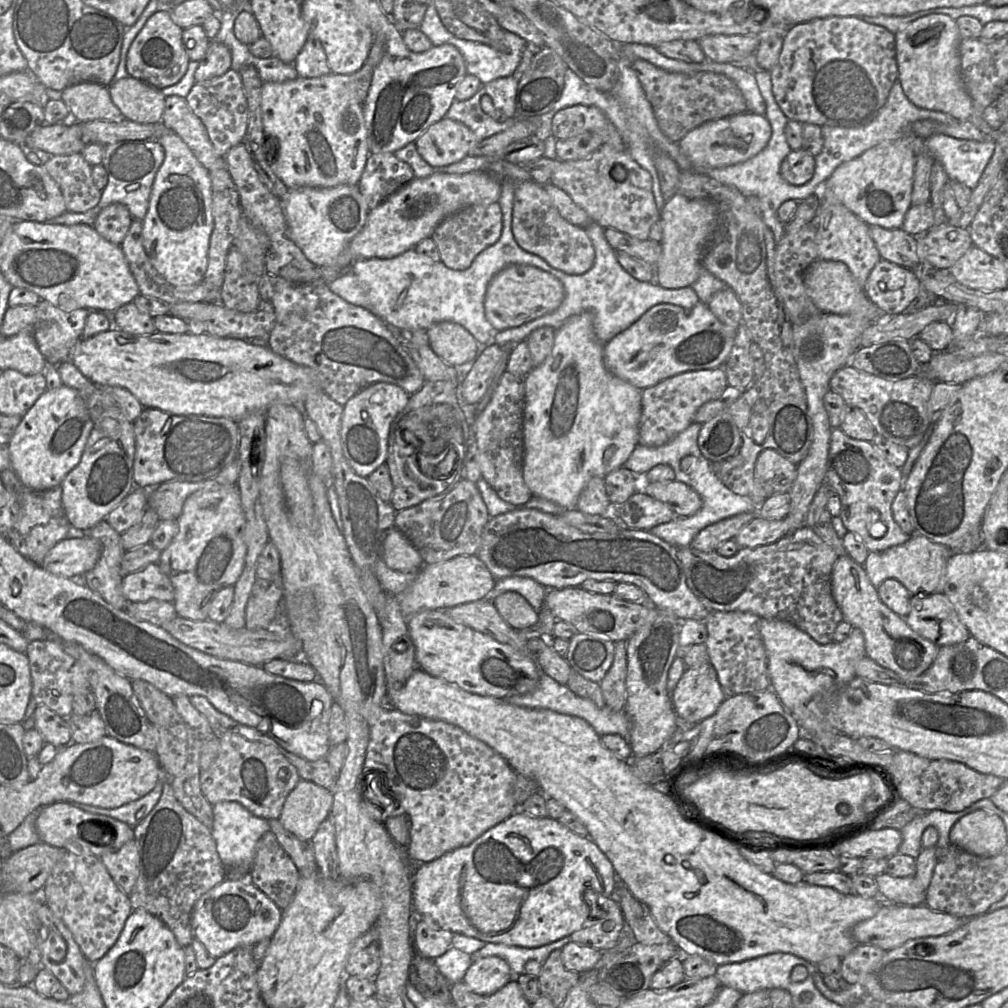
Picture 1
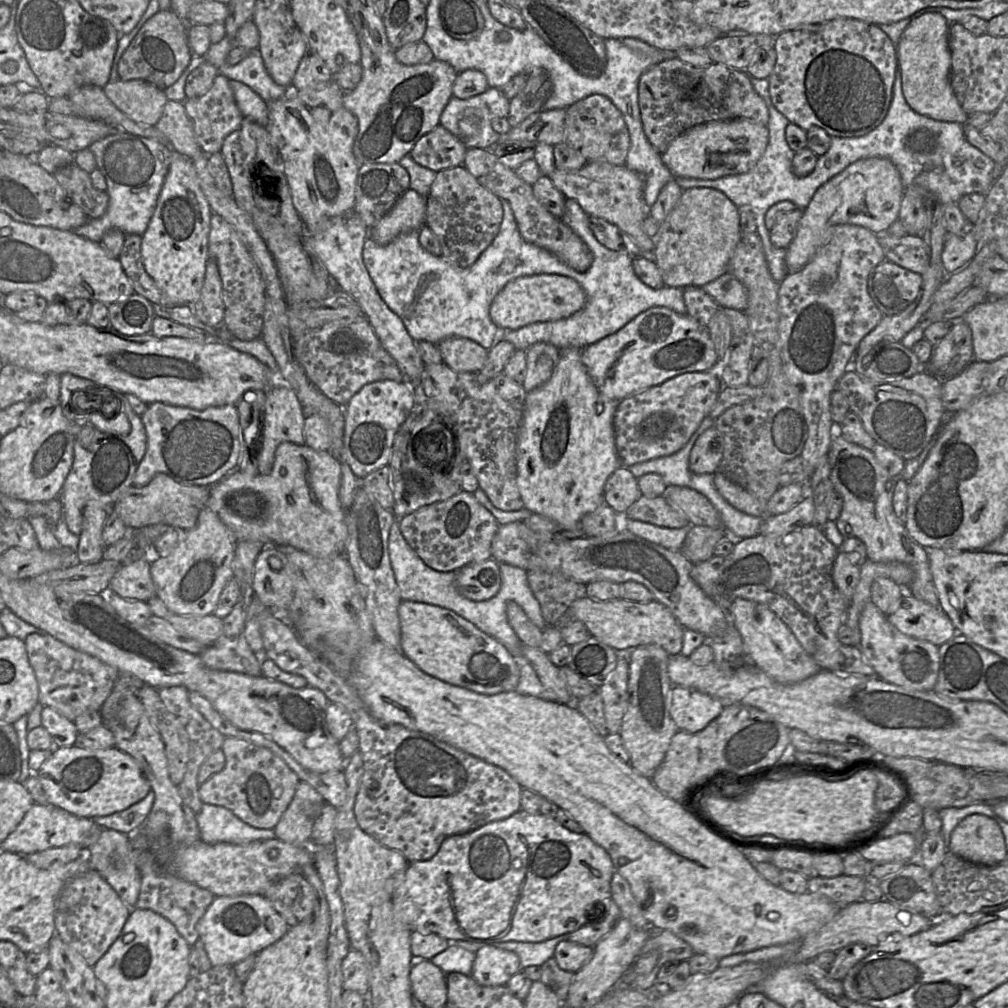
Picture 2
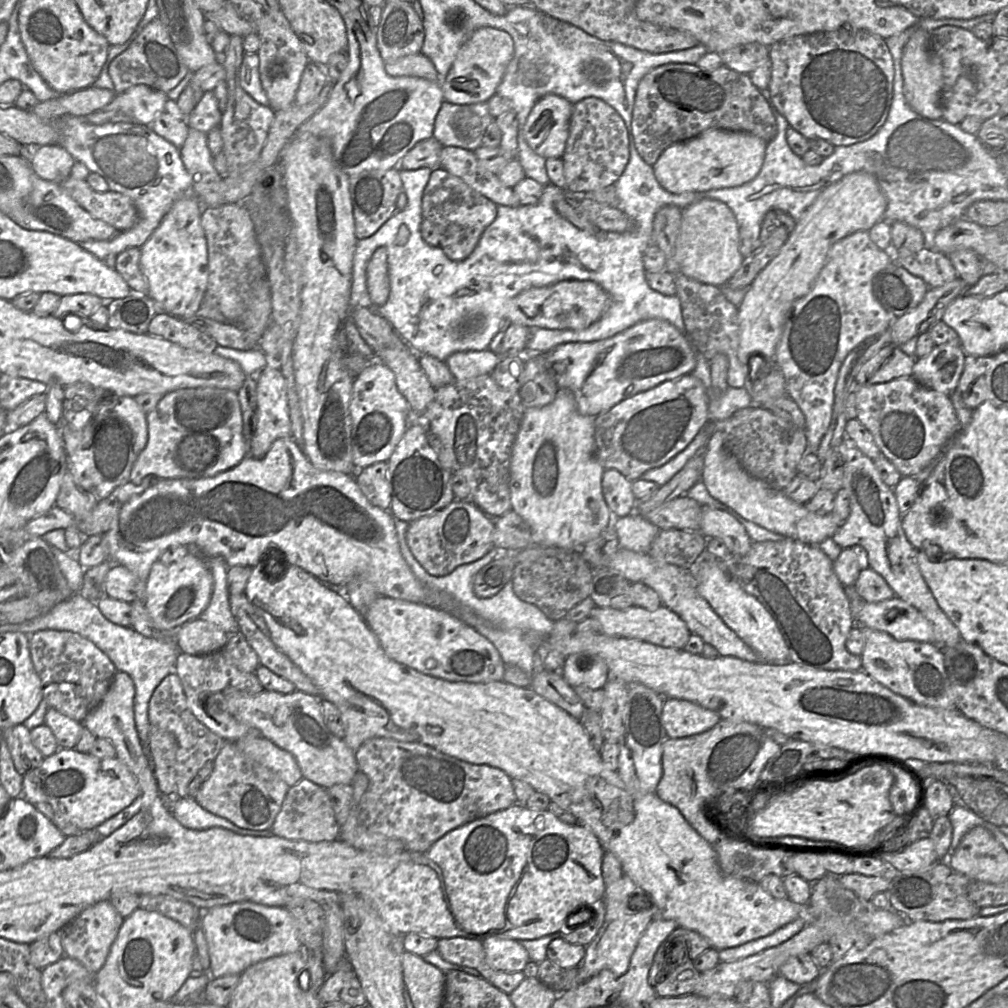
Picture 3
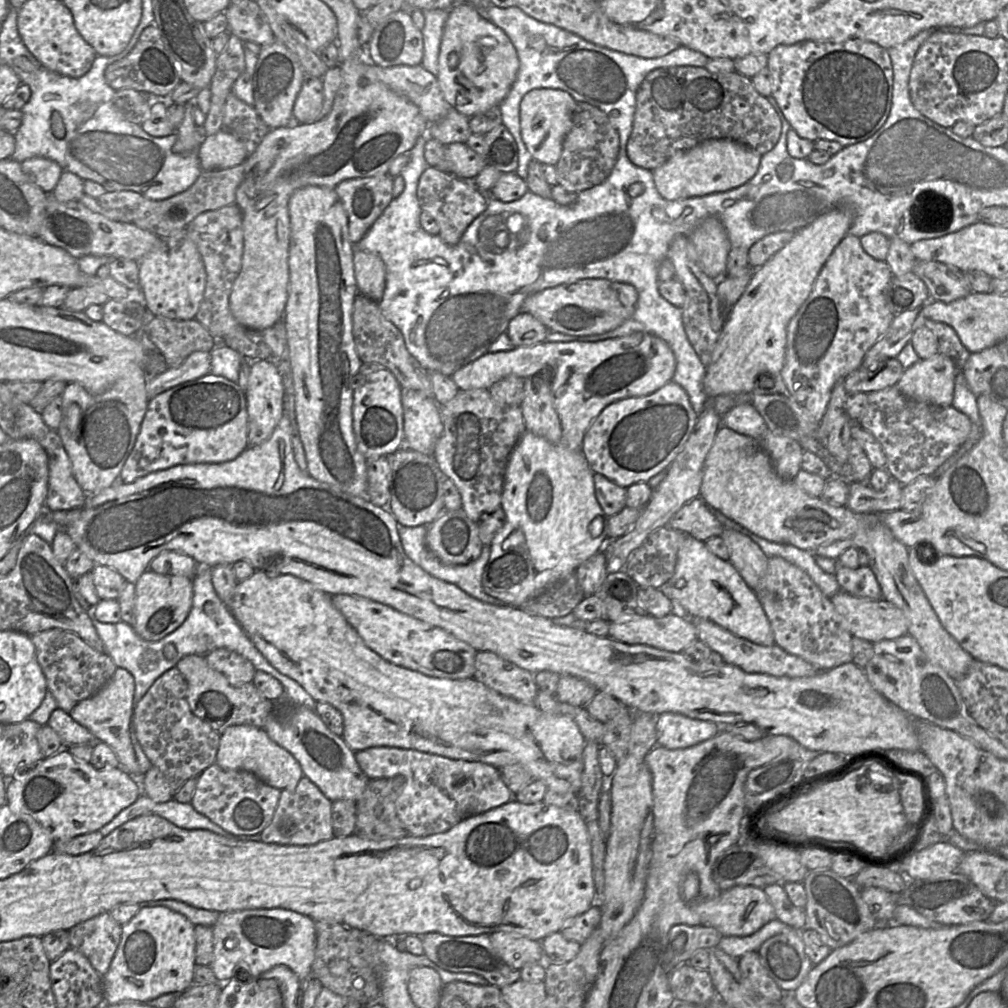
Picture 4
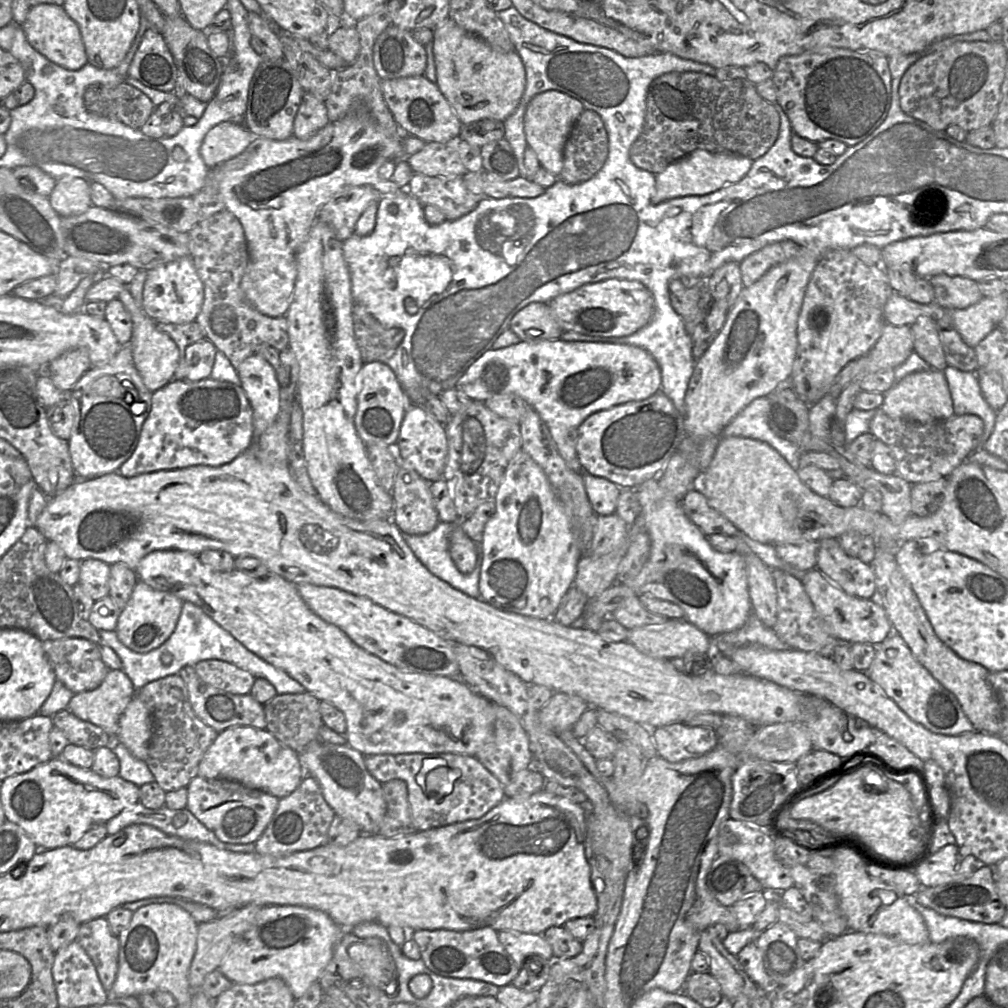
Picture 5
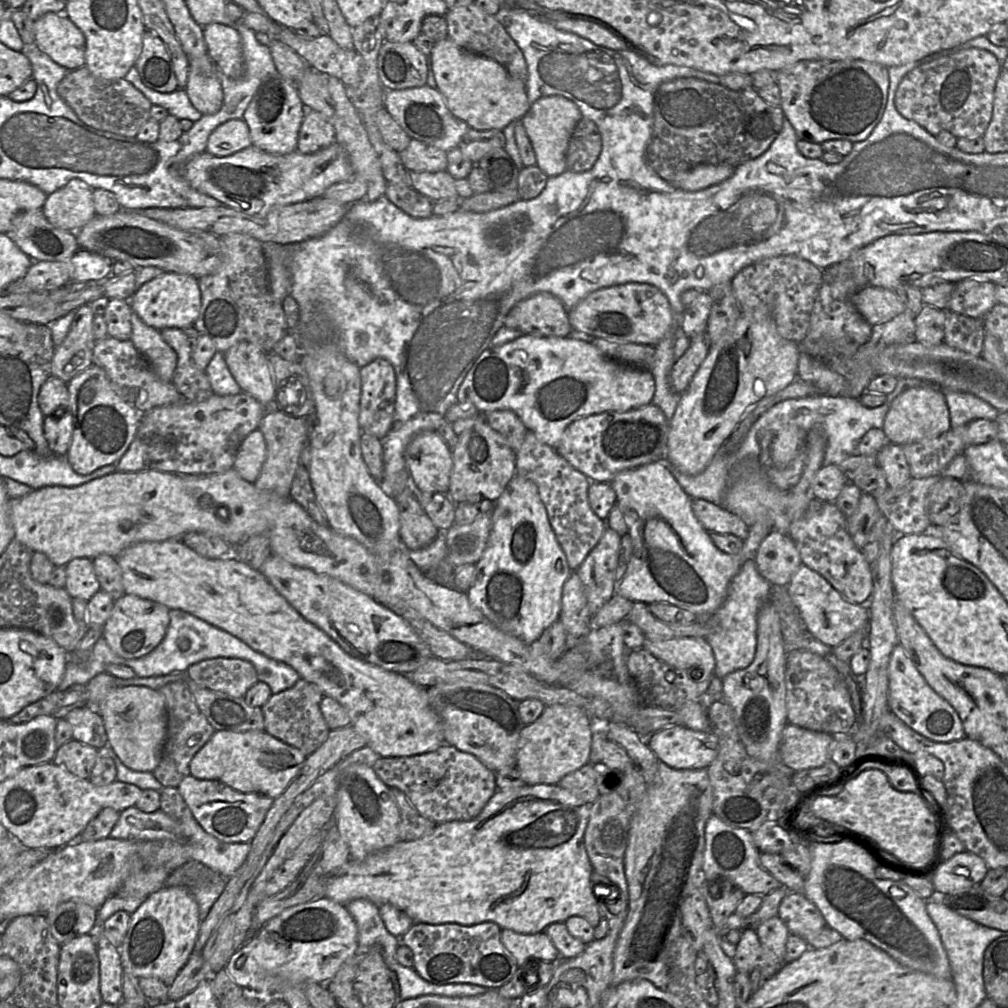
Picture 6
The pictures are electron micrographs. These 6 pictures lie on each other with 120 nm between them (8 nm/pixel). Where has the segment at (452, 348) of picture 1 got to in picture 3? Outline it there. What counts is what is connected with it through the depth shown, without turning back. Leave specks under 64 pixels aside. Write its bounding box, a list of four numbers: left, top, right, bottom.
[445,349,500,380]

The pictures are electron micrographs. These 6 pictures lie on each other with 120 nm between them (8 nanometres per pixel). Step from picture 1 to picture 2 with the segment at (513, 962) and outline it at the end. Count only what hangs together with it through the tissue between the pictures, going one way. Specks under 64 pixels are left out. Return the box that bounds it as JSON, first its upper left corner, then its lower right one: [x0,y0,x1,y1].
[492,934,568,971]

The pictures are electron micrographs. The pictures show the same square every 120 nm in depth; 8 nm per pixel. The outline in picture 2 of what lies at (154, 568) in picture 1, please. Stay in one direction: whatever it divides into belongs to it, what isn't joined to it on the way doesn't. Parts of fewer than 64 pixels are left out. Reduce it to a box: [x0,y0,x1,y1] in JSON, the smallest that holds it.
[109,559,157,601]

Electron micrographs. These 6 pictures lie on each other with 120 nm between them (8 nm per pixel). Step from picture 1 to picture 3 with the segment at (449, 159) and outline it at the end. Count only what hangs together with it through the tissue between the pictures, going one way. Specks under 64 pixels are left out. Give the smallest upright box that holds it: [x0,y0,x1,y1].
[398,136,443,170]

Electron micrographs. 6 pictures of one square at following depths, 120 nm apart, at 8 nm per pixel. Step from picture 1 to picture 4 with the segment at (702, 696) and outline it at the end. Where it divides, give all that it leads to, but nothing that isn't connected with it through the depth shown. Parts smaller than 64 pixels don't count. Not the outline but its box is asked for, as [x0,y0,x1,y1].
[655,713,719,749]

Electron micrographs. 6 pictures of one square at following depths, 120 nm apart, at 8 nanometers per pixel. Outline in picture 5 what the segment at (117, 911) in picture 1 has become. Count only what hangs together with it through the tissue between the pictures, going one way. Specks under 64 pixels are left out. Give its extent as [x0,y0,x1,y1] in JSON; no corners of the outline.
[76,917,119,993]

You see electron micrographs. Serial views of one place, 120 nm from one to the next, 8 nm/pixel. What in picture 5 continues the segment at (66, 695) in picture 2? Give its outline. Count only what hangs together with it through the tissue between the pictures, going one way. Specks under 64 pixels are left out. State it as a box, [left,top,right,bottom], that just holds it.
[42,638,110,694]

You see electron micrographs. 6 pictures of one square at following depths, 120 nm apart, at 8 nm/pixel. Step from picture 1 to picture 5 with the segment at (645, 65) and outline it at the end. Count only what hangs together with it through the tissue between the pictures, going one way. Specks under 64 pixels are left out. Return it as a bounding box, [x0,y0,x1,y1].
[629,72,780,175]

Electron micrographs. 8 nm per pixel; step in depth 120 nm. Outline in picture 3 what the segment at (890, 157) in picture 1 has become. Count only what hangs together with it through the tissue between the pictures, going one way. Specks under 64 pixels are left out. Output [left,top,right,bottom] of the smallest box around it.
[737,171,887,366]

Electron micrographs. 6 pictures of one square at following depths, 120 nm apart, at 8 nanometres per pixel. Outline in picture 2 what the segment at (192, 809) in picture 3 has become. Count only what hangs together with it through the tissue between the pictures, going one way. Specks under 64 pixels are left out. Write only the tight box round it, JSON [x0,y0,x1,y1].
[196,803,276,844]

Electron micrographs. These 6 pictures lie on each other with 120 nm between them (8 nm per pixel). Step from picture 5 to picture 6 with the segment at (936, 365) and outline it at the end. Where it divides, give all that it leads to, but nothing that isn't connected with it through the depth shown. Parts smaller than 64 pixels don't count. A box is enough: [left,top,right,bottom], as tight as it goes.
[915,305,948,346]

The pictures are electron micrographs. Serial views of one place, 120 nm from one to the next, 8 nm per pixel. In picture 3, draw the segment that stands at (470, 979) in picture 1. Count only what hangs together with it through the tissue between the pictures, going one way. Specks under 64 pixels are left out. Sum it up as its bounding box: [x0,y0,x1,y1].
[482,936,530,972]

